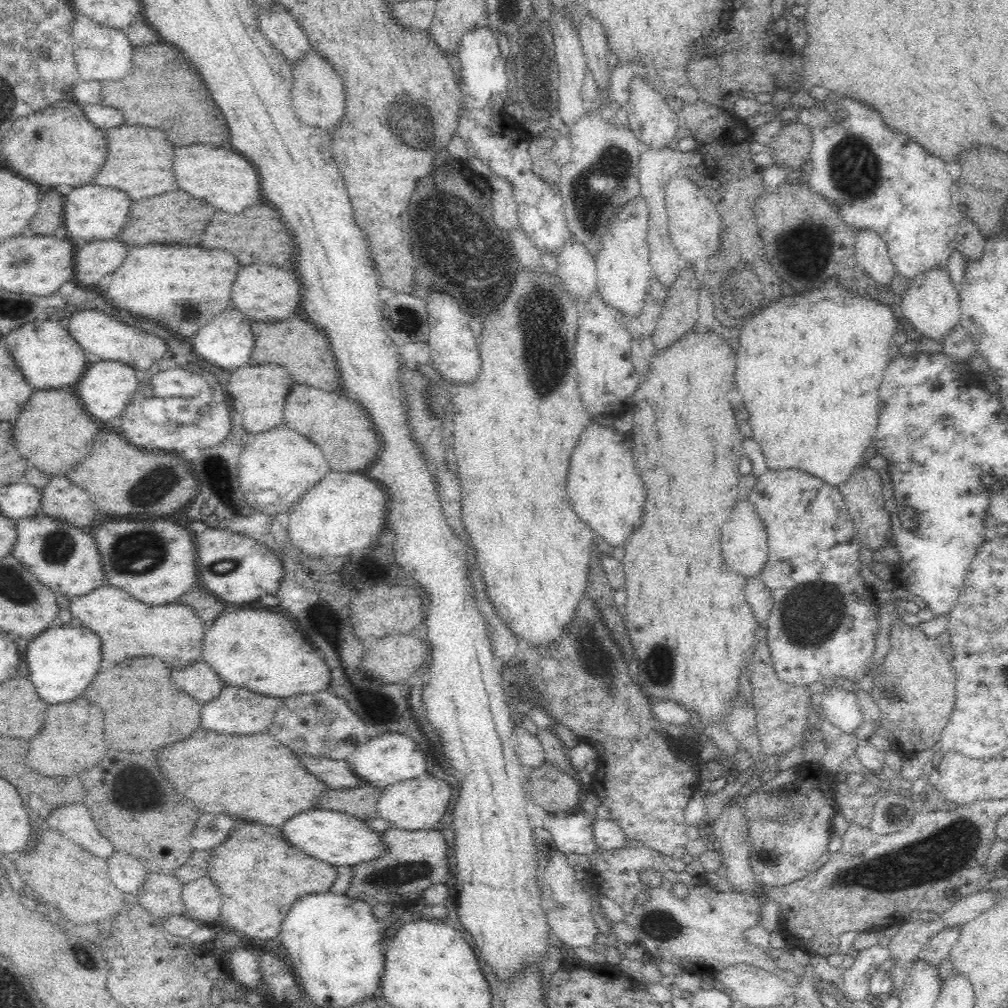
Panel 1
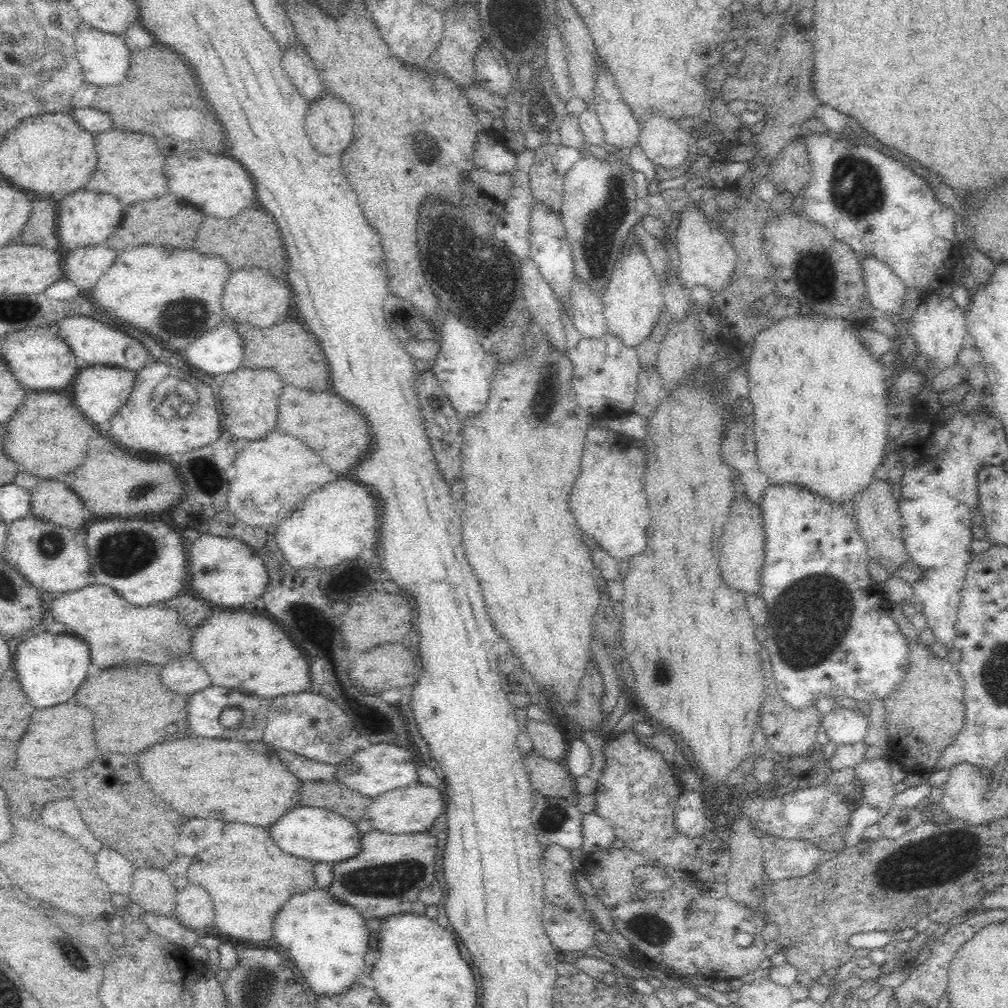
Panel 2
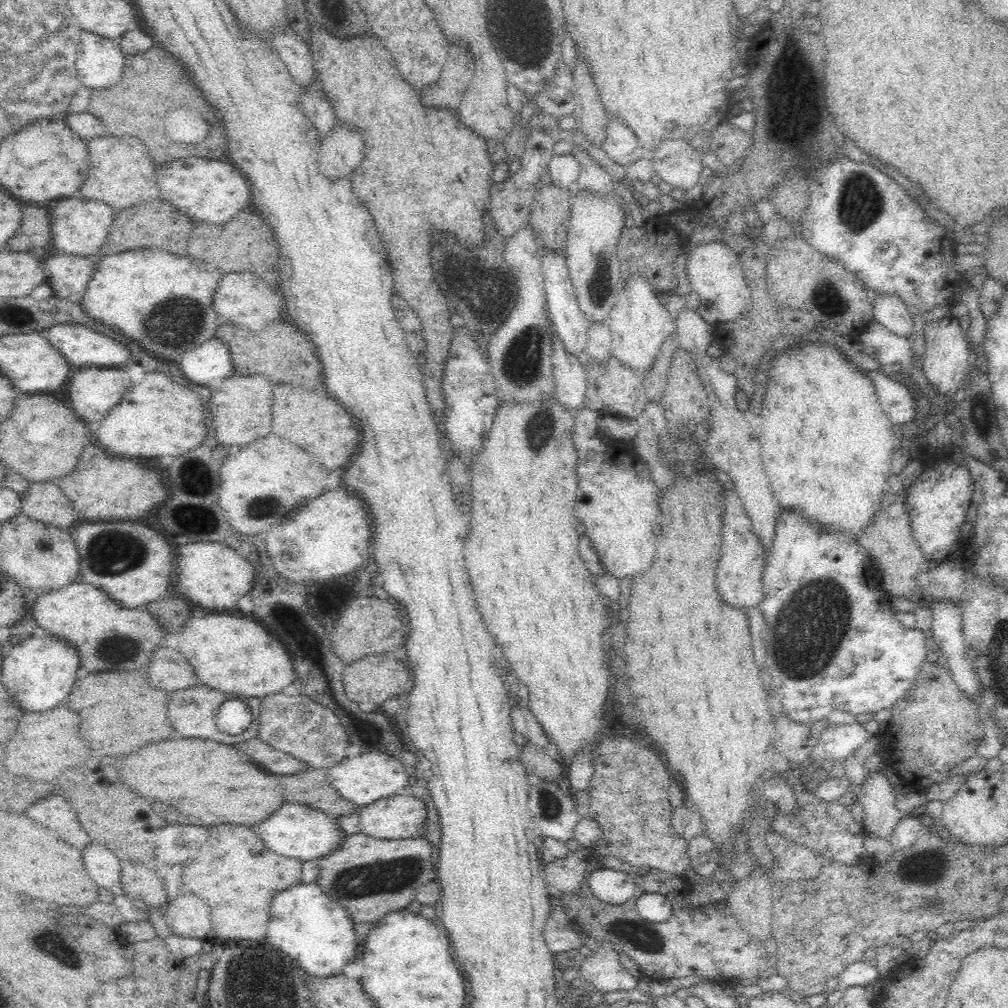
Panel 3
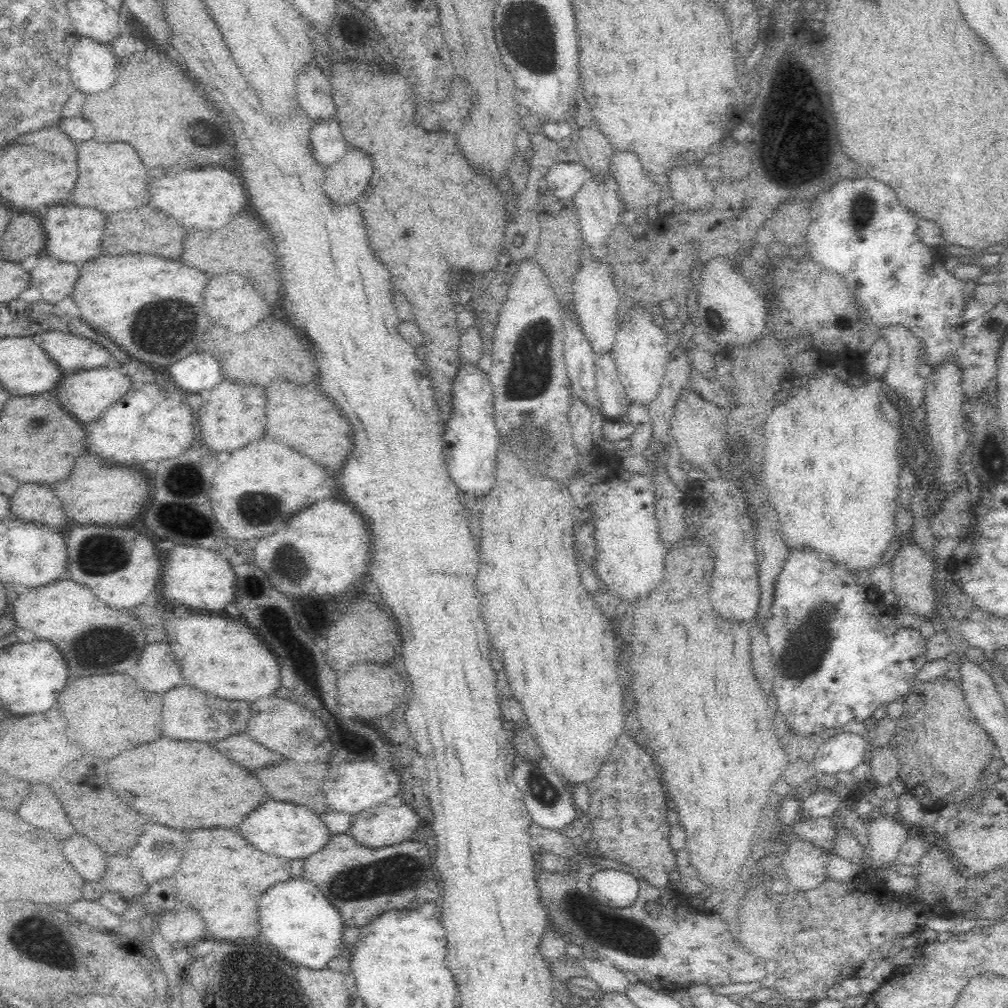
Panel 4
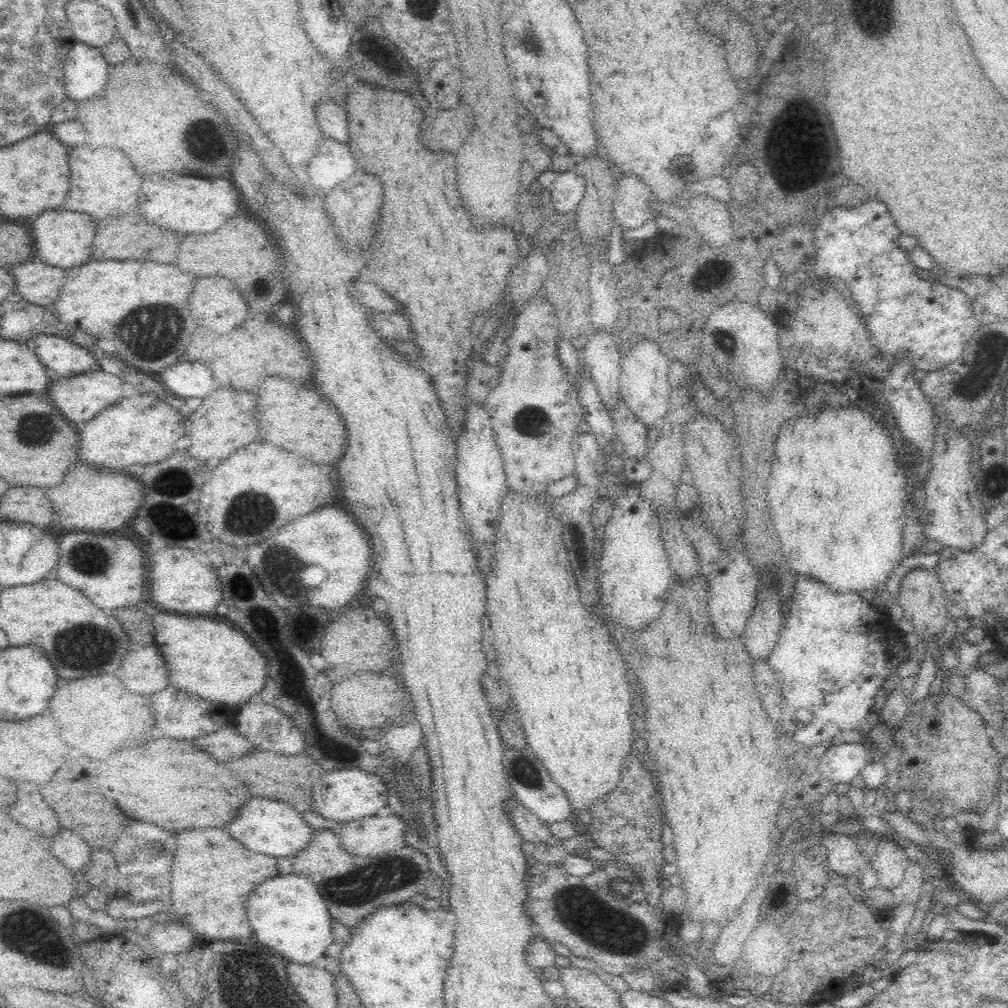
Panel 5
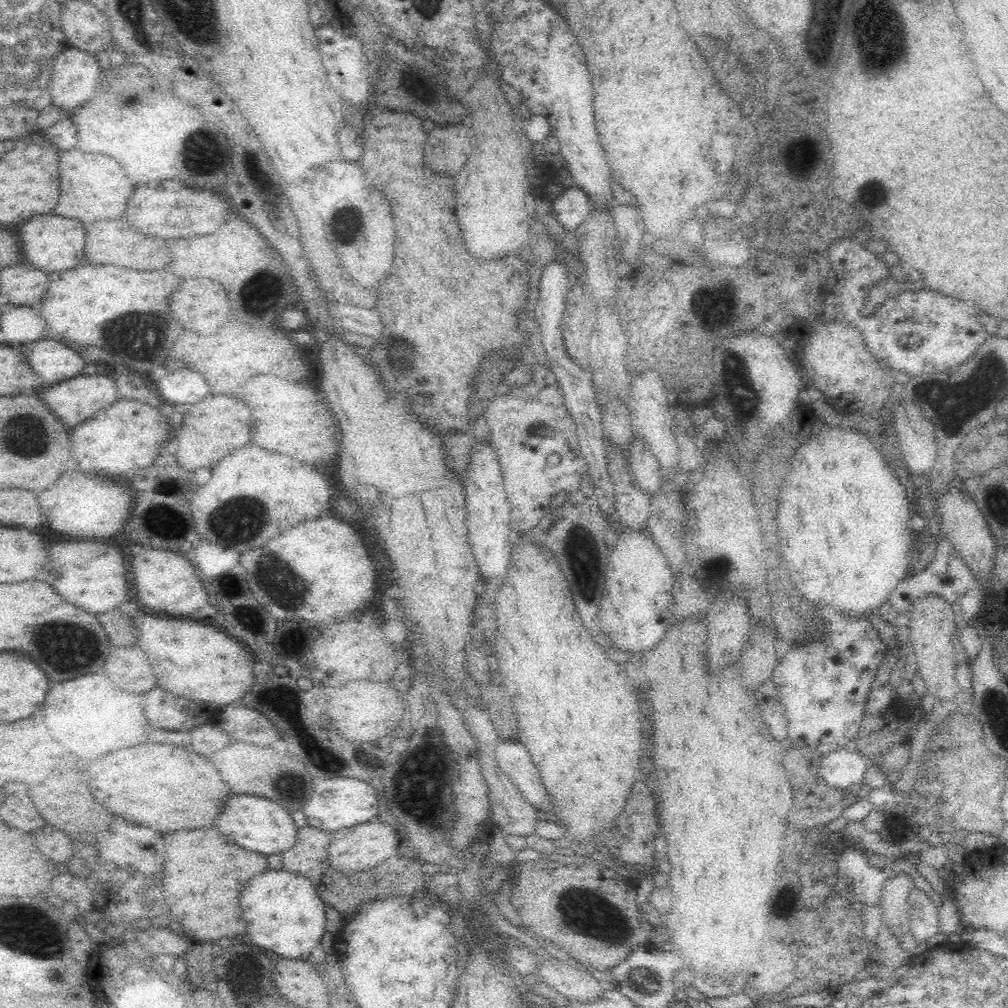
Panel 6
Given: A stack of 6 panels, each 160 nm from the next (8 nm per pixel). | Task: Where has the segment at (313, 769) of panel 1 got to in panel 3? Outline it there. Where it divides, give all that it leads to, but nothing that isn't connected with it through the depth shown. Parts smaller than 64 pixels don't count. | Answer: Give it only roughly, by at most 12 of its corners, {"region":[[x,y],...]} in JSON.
{"region":[[257,736],[236,744],[252,762],[276,774],[304,772],[304,762]]}

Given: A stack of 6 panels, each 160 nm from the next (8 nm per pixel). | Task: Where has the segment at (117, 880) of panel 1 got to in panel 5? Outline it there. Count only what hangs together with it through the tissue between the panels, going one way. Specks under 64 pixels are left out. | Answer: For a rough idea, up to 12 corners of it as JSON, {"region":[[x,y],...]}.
{"region":[[62,830],[50,838],[52,854],[70,870],[90,862],[90,846]]}

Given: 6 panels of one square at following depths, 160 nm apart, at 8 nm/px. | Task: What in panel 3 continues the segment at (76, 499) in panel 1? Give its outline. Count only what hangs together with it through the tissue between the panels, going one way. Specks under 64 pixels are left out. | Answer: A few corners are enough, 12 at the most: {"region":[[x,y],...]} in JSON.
{"region":[[52,482],[20,493],[25,516],[67,530],[79,522]]}

